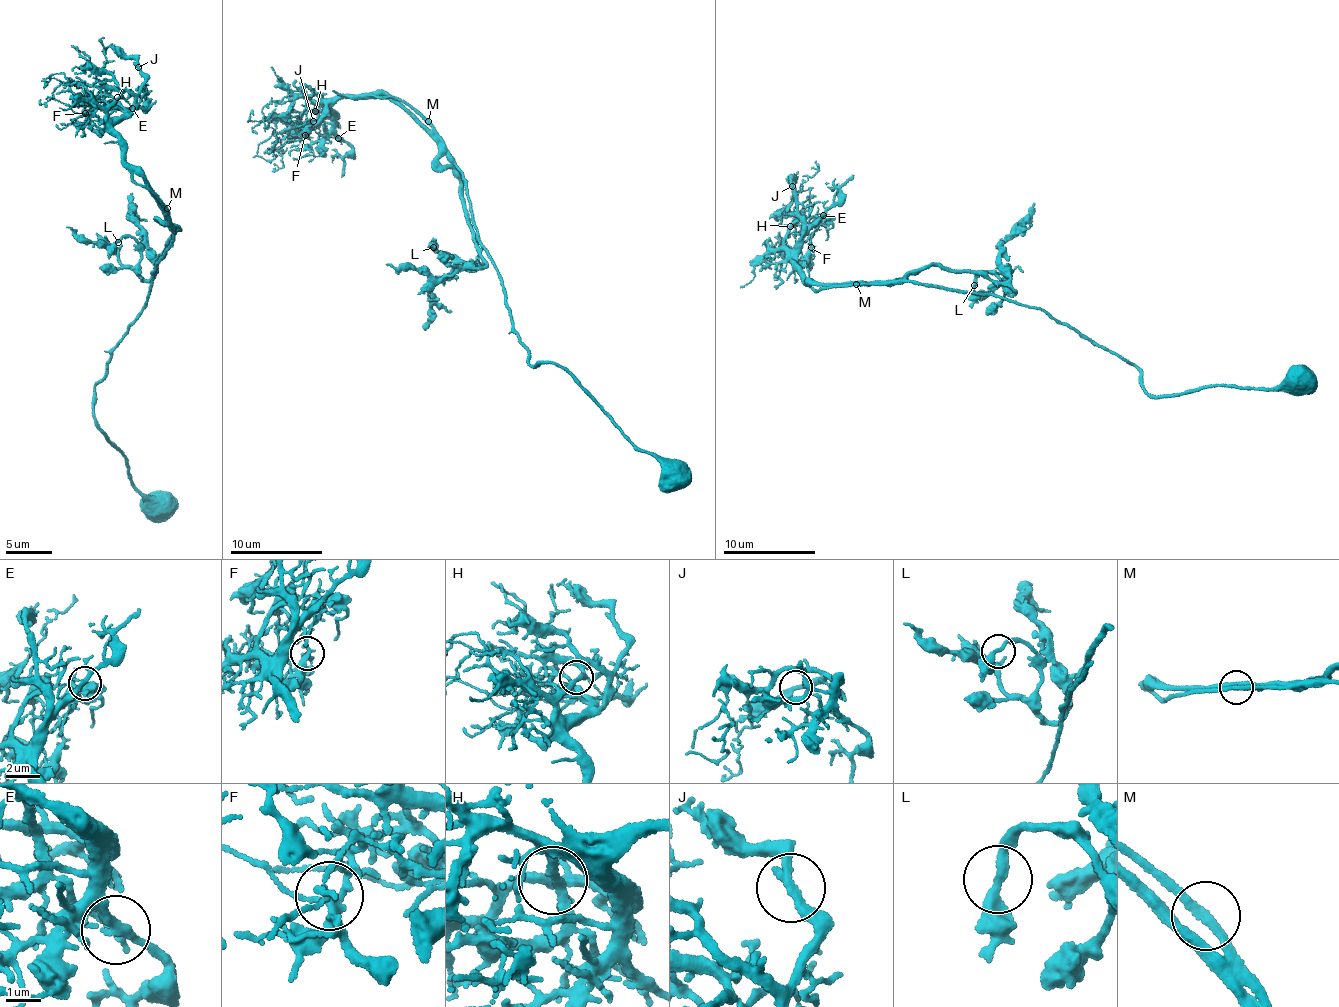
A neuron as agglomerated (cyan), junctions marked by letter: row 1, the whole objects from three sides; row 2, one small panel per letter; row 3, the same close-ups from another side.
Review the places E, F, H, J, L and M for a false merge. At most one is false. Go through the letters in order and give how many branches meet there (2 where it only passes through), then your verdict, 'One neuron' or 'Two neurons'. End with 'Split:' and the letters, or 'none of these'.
E: Branches: 3. One neuron
F: Branches: 3. One neuron
H: Branches: 2. One neuron
J: Branches: 2. One neuron
L: Branches: 2. One neuron
M: Branches: 2. One neuron
Split: none of these

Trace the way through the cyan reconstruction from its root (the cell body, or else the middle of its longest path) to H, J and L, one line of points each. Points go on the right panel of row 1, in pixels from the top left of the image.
H: (987, 294), (914, 282), (834, 287), (810, 283), (785, 244), (790, 226)
J: (987, 294), (914, 282), (834, 287), (810, 283), (795, 261), (804, 238), (797, 196), (792, 186)
L: (987, 294), (919, 284), (905, 278), (931, 264), (1002, 282), (1008, 276), (999, 266), (976, 276), (974, 285)

